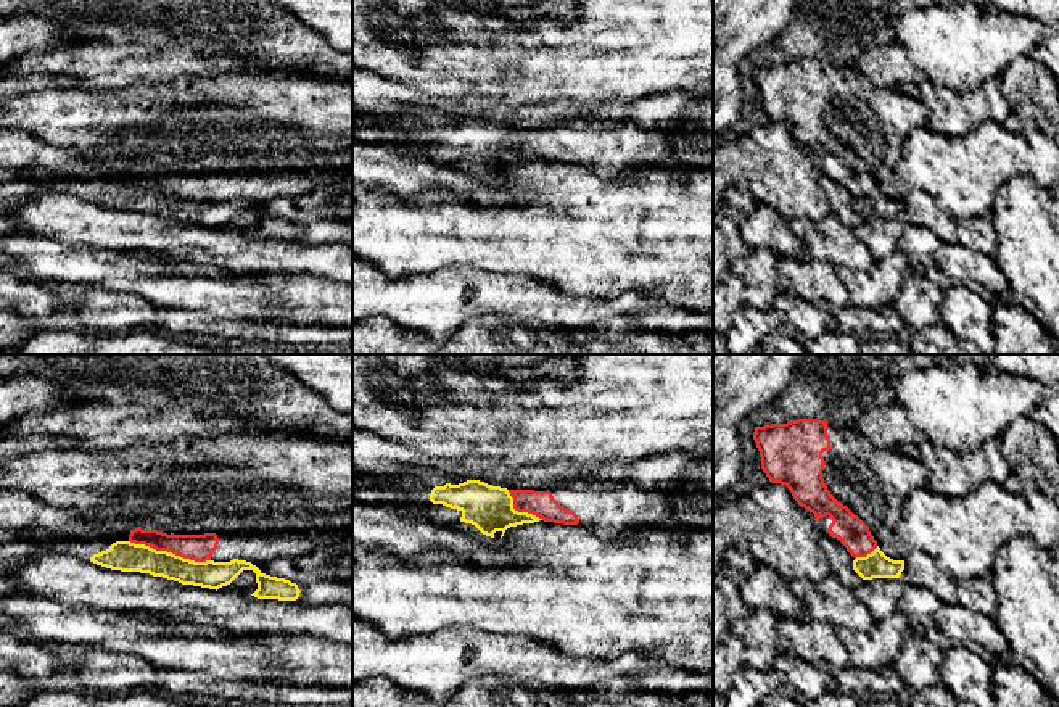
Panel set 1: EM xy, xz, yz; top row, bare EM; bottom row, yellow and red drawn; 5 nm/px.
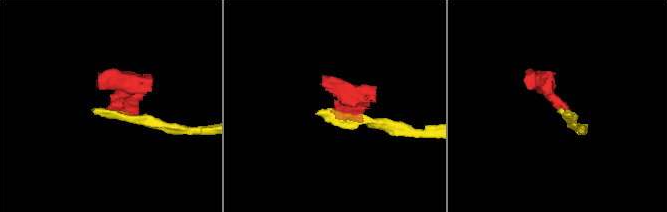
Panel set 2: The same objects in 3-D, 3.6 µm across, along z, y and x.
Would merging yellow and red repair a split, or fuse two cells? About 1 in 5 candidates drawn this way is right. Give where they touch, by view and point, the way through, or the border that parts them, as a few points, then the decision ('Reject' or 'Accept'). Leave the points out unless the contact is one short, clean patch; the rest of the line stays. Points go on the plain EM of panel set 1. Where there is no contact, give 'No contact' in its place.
Touches yellow at xy (169, 192). Boundary: xy (129, 179), (195, 200), (210, 200). Reject

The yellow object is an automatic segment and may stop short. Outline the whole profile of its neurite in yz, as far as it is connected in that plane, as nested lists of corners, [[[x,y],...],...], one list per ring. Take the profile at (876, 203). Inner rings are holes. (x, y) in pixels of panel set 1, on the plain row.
[[[877,185],[866,196],[856,196],[853,200],[853,209],[863,219],[900,217],[901,211],[904,209],[904,200],[893,200],[887,196]]]

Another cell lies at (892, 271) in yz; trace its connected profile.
[[[900,250],[874,263],[869,272],[837,267],[837,277],[850,293],[851,306],[861,311],[890,306],[911,274],[911,264]]]

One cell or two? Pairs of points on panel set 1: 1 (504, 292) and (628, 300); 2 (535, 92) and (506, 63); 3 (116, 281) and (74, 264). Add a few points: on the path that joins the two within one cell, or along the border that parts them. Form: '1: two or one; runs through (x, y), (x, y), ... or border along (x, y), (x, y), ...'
1: one; runs through (535, 300), (559, 308), (597, 308)
2: one; runs through (528, 86), (512, 70)
3: one; runs through (107, 271), (103, 268), (84, 266)

